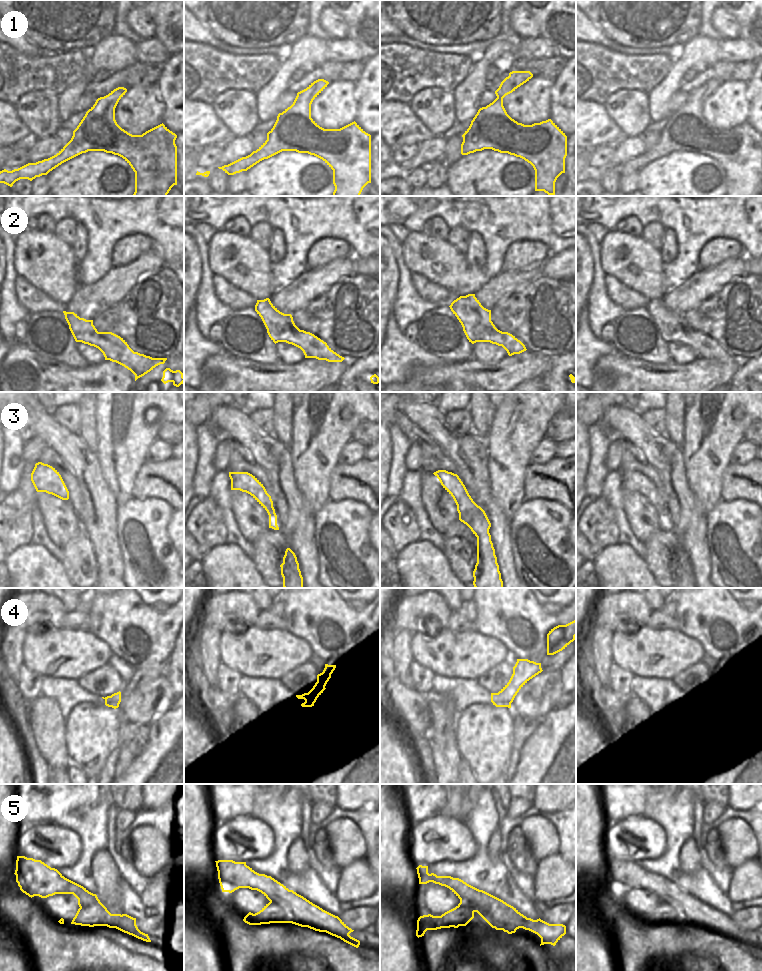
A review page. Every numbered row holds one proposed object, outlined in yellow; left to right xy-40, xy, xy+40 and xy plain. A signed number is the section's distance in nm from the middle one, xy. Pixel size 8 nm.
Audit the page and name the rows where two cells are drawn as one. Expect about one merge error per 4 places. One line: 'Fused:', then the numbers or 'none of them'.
Fused: 4, 5

